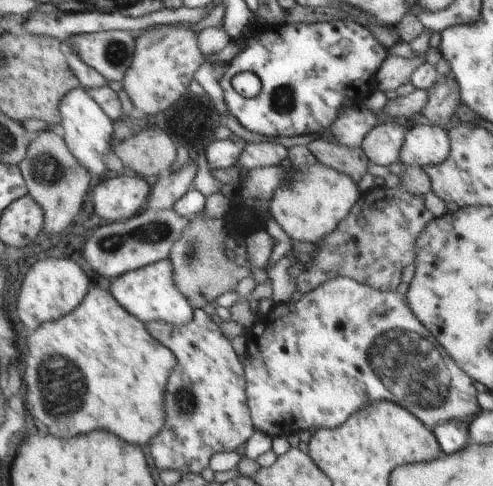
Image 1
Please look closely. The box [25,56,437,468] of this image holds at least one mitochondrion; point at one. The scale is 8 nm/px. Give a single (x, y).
(45, 377)

